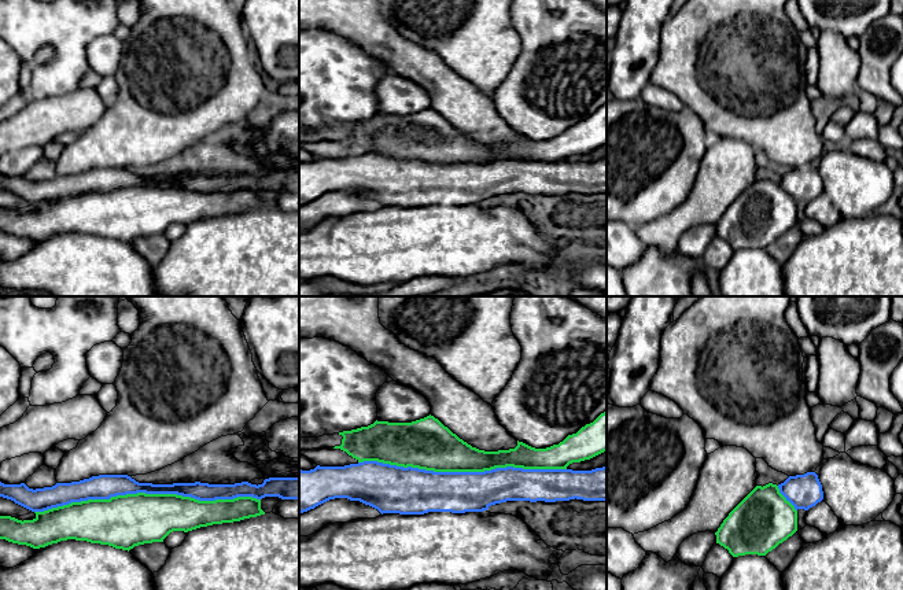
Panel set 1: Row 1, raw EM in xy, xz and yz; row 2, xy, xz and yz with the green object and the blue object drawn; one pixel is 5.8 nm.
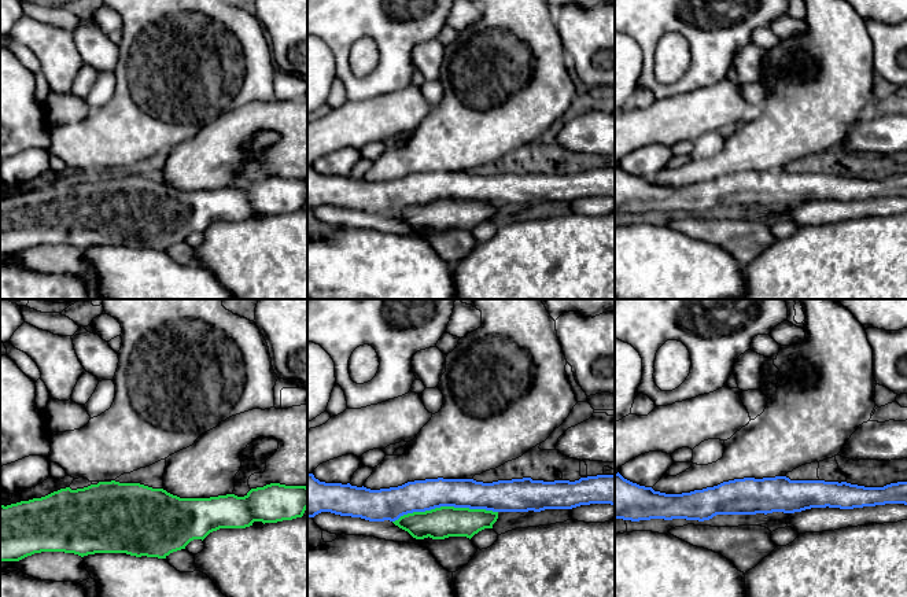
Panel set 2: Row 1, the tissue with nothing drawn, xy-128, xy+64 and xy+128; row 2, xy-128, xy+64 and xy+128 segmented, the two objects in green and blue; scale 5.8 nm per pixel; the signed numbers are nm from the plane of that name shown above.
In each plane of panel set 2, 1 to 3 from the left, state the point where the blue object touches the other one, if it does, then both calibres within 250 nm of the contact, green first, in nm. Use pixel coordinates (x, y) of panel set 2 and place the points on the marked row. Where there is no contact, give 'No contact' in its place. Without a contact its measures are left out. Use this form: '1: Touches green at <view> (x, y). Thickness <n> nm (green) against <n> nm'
1: No contact
2: Touches green at xy+64 (445, 507). Thickness 190 nm (green) against 190 nm
3: No contact

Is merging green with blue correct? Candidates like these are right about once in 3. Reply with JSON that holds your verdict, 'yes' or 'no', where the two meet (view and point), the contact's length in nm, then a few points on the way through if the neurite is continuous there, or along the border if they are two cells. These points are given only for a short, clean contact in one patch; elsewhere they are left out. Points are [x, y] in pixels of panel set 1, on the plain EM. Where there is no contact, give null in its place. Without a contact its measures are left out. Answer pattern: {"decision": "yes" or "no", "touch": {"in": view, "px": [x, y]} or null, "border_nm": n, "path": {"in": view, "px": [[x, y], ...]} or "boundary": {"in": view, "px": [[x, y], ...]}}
{"decision": "no", "touch": {"in": "xy", "px": [147, 187]}, "border_nm": 1300}

